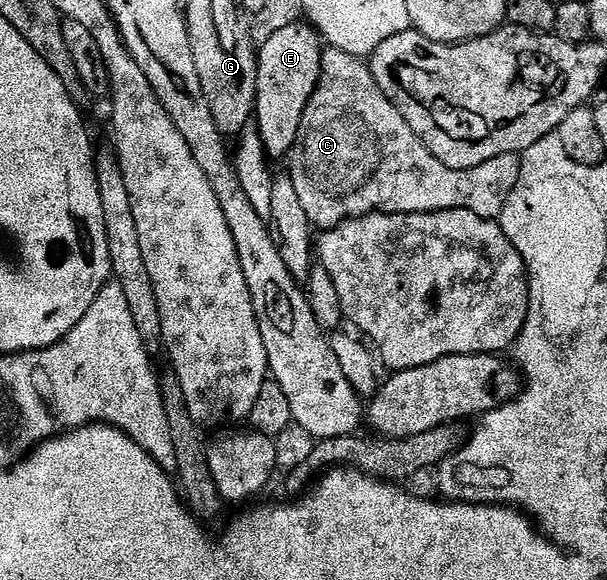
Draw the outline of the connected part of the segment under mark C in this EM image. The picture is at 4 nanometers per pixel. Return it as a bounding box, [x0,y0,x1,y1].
[286,46,520,230]

